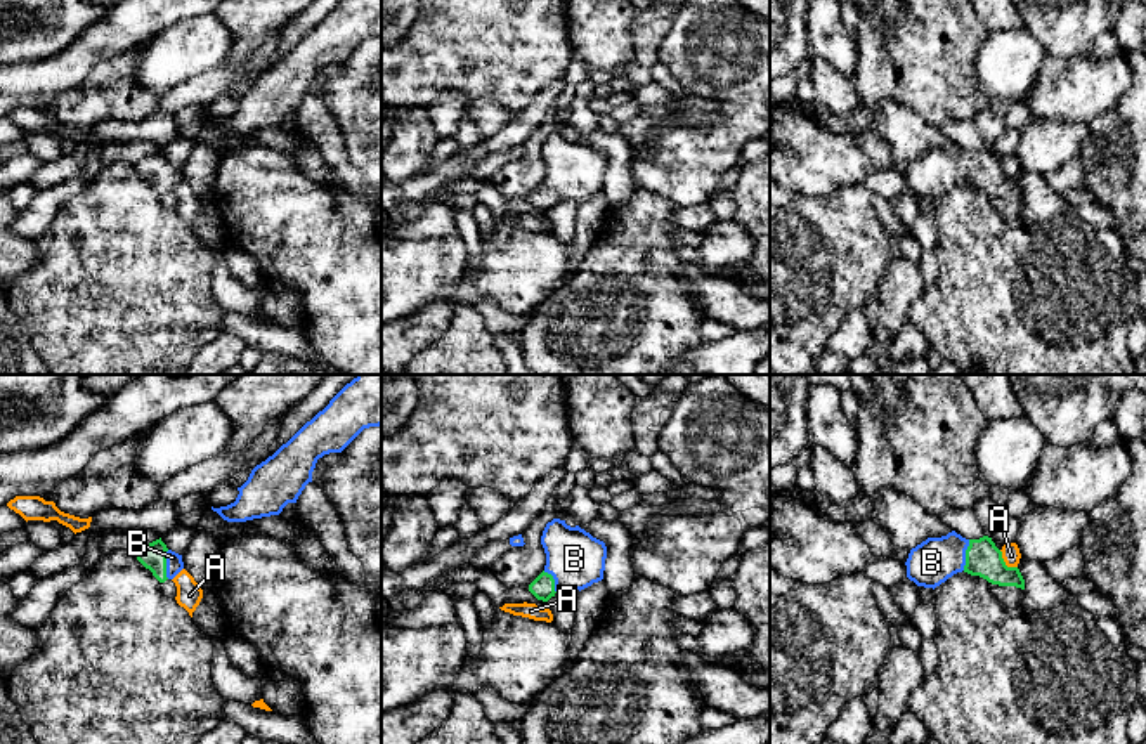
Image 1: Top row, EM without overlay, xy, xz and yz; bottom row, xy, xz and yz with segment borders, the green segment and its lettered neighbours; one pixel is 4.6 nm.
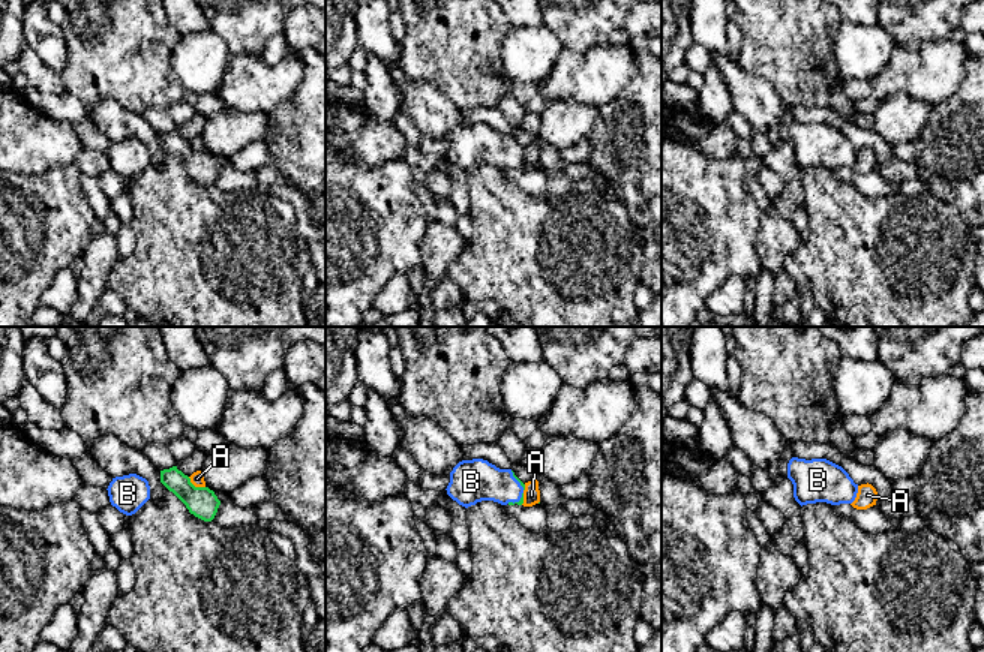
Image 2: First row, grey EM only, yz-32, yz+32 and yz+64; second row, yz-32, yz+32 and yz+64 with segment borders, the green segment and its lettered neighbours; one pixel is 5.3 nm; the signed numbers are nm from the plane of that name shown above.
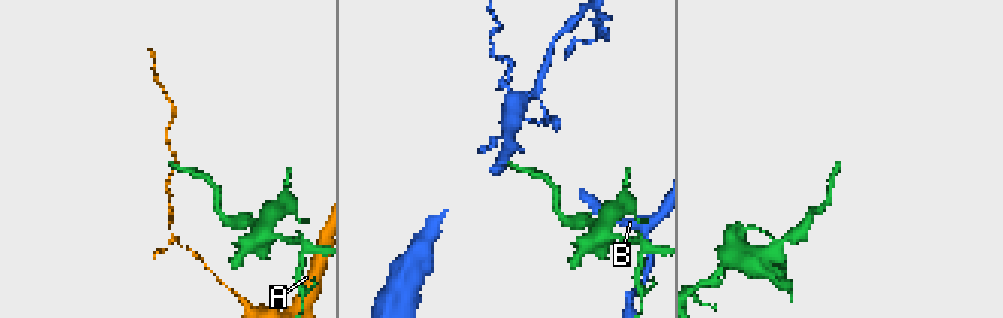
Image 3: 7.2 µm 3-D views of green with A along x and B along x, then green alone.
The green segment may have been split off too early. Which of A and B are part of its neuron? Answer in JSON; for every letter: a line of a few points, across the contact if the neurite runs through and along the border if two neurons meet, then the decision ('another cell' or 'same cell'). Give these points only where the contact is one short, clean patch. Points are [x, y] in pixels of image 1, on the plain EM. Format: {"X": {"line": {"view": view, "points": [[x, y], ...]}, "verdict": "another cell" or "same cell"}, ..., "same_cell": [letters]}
{"A": {"line": {"view": "yz", "points": [[999, 162], [1004, 174], [1016, 179]]}, "verdict": "another cell"}, "B": {"line": {"view": "yz", "points": [[983, 170], [966, 167], [945, 167], [931, 174]]}, "verdict": "same cell"}, "same_cell": ["B"]}

